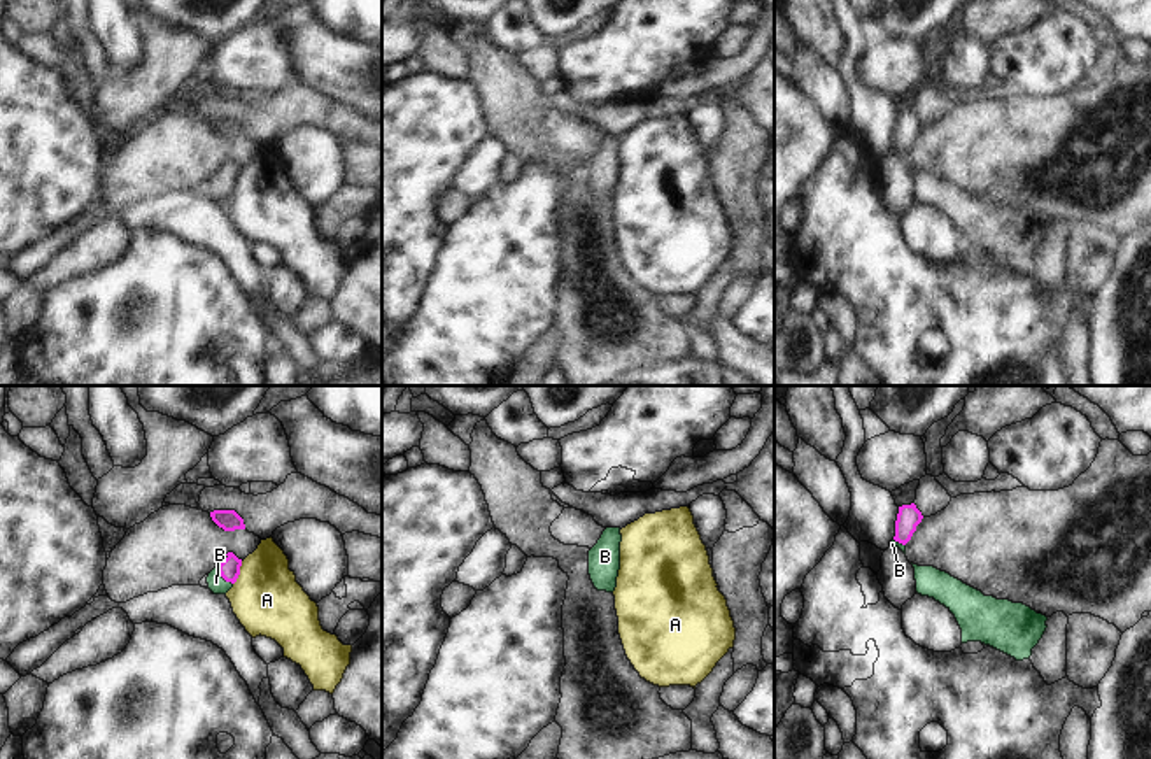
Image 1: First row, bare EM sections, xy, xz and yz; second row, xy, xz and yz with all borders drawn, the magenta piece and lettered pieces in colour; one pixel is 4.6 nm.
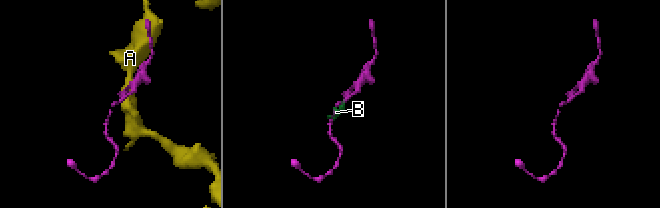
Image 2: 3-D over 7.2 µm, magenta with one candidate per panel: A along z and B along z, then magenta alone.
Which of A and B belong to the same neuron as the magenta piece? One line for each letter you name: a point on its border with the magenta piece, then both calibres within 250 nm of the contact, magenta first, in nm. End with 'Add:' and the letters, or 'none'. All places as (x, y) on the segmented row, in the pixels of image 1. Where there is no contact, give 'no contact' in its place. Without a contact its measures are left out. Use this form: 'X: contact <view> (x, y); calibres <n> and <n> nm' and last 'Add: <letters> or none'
B: contact xy (219, 570); calibres 100 and 80 nm
Add: B

